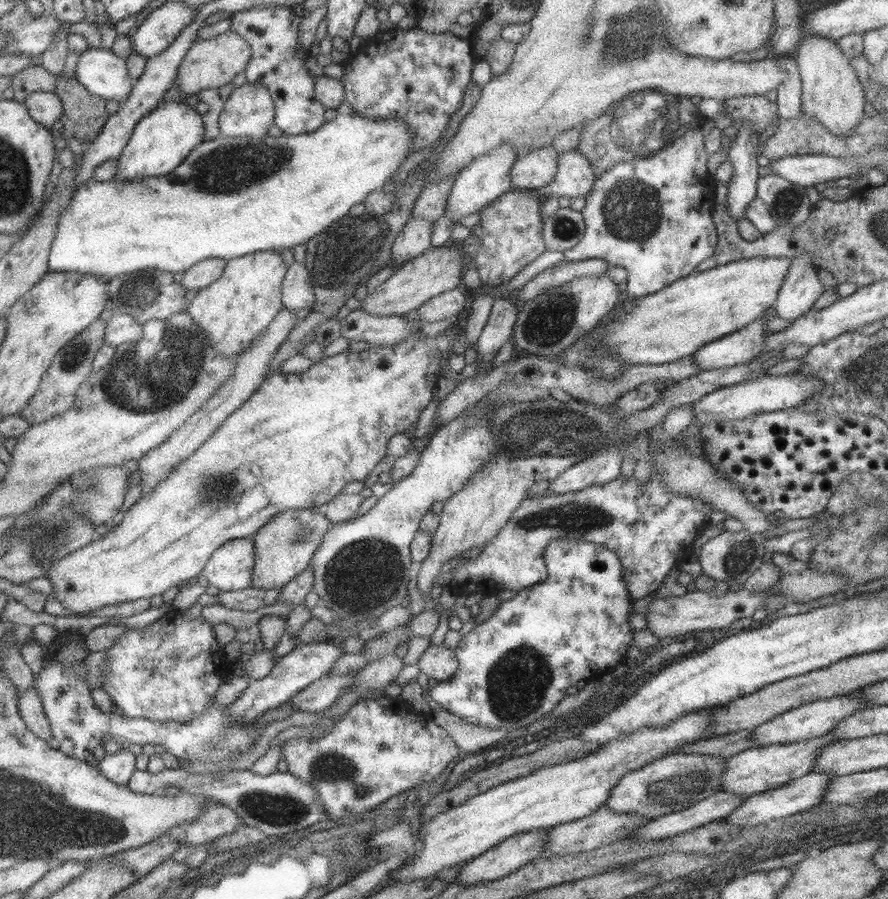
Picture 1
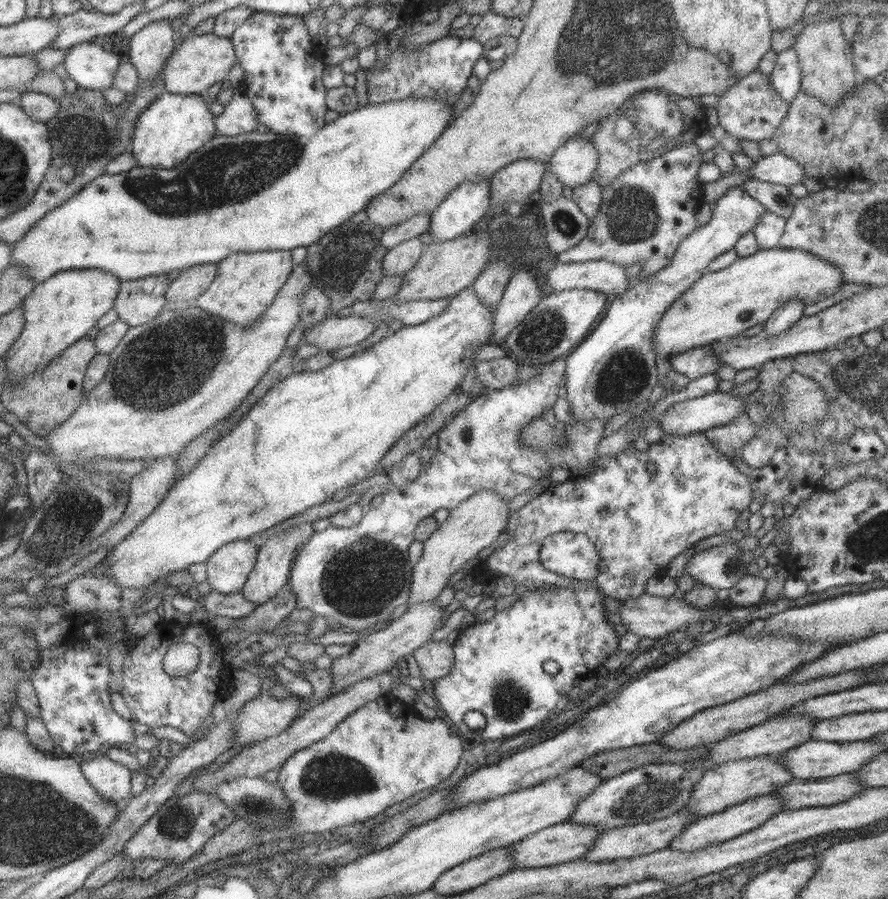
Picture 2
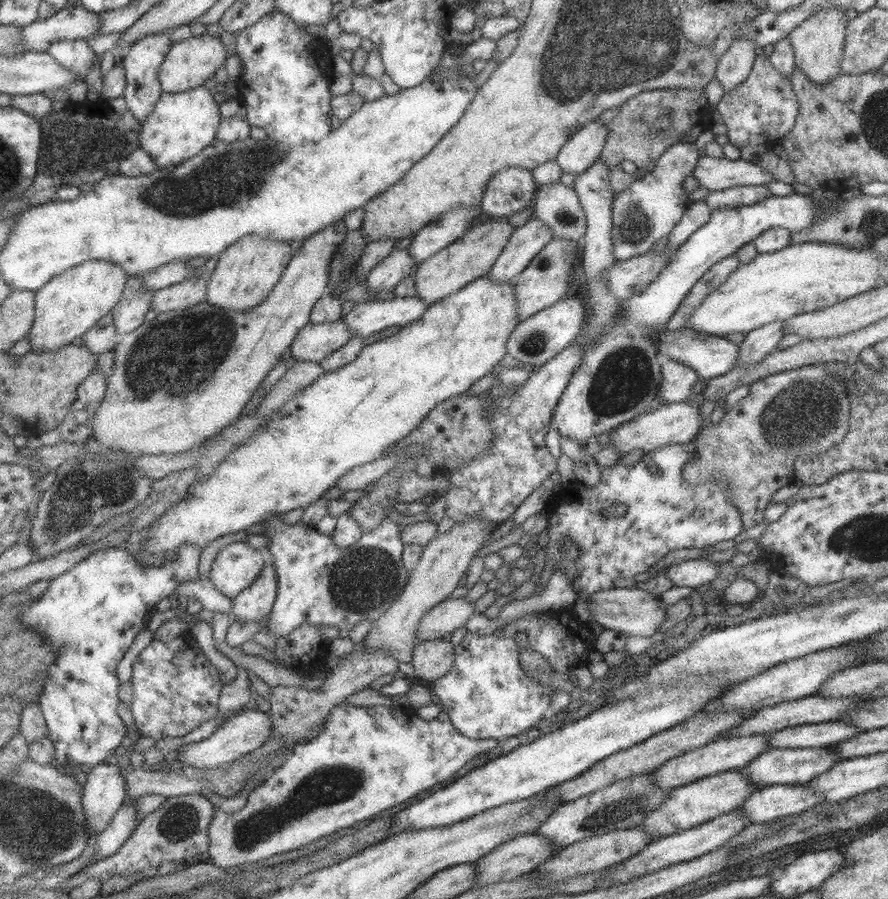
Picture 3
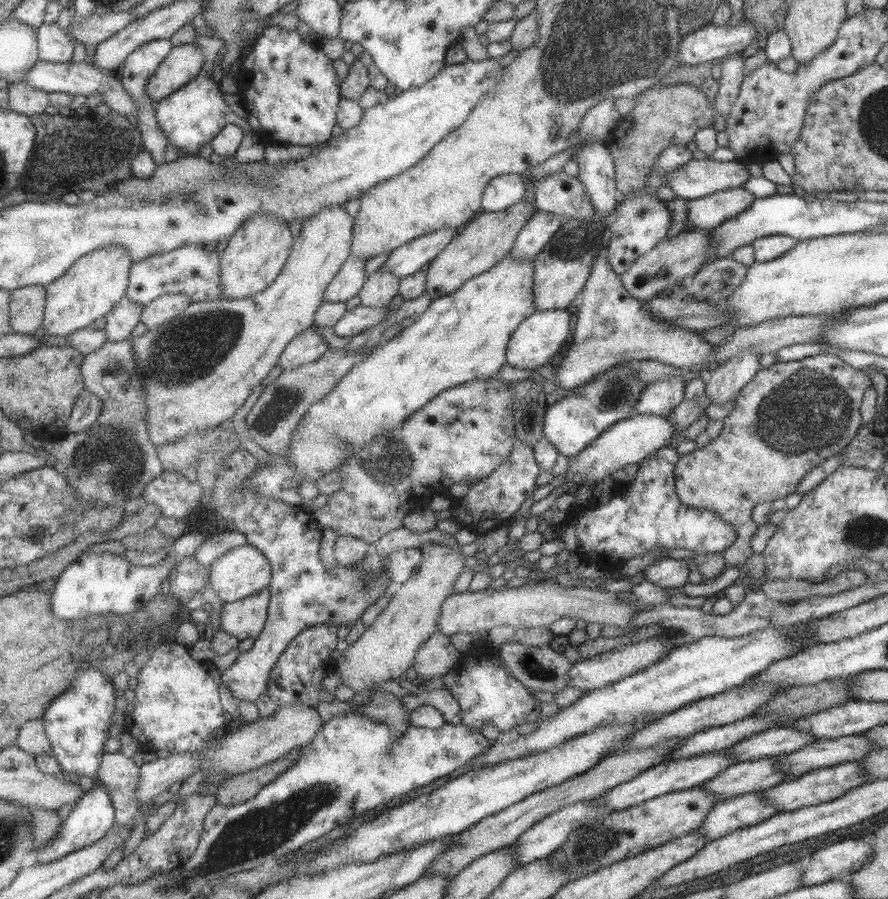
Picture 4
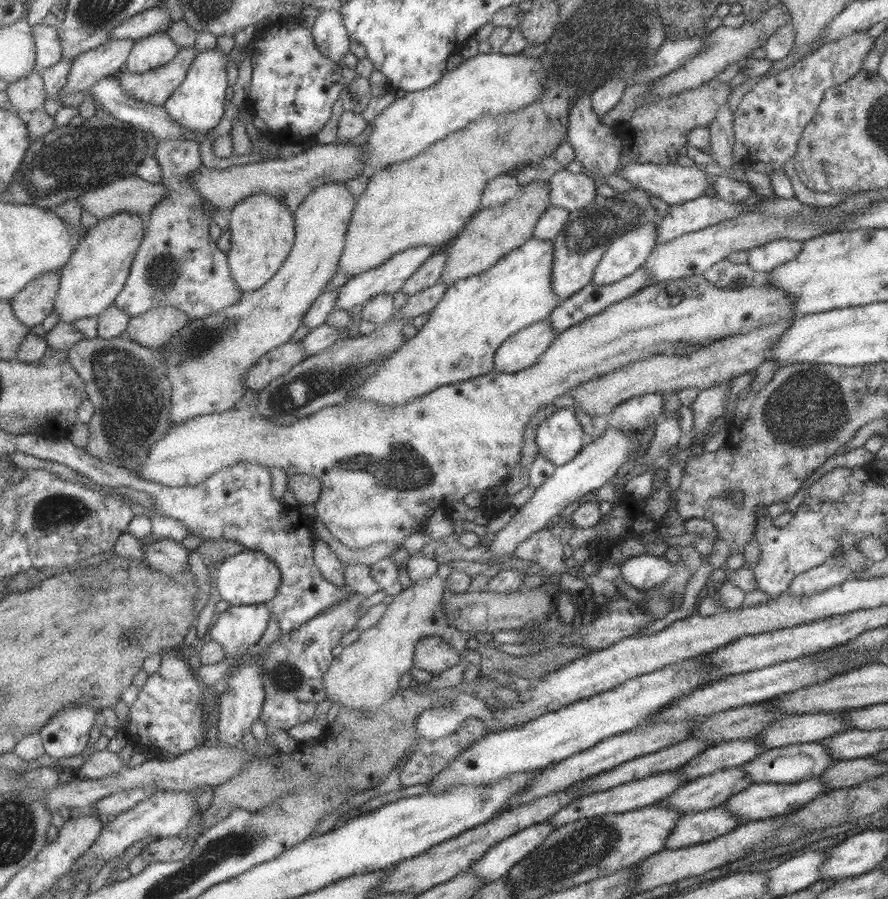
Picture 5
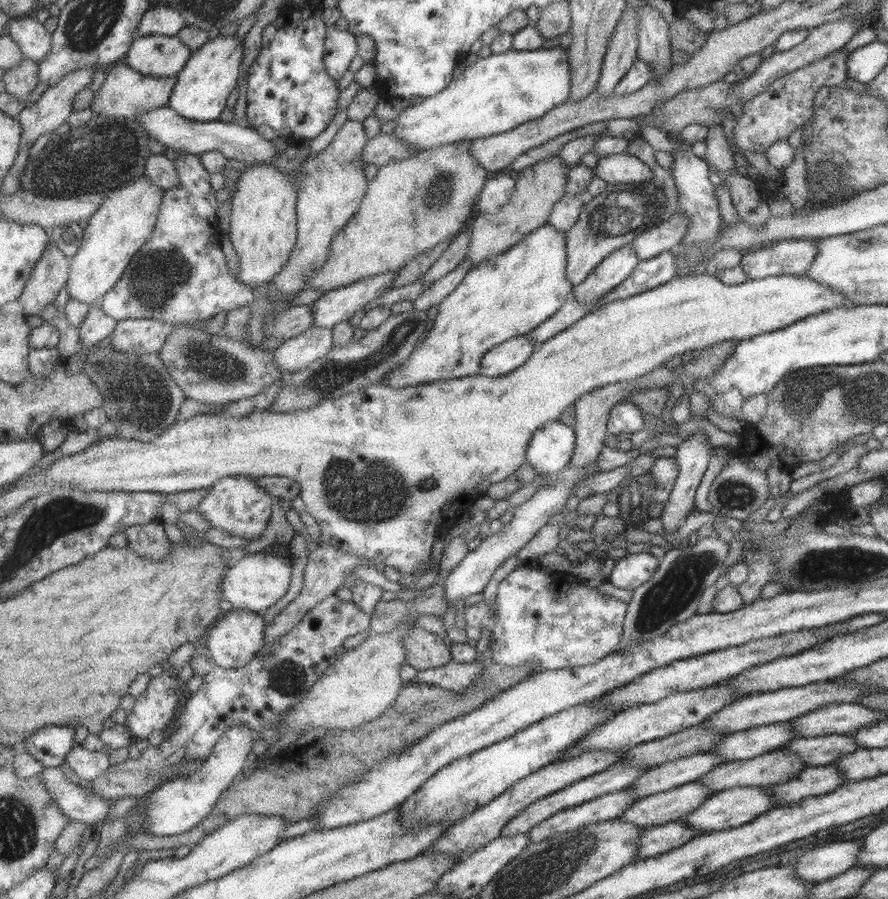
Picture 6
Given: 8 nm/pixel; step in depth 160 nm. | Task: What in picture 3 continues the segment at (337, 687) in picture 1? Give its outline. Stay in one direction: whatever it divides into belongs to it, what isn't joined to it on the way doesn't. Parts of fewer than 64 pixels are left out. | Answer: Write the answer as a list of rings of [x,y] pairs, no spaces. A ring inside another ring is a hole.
[[[252,705],[243,712],[233,715],[229,720],[222,722],[222,725],[212,733],[210,737],[196,743],[184,744],[179,748],[177,755],[178,764],[188,764],[196,770],[205,768],[218,768],[232,764],[235,760],[241,759],[245,754],[257,750],[263,746],[263,742],[270,736],[270,718]]]

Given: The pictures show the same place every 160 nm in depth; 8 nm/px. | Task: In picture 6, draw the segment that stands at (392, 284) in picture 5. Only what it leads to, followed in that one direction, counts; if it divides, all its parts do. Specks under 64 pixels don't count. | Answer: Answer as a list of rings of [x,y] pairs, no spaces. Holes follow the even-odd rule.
[[[397,272],[378,274],[324,292],[308,305],[312,314],[311,327],[332,329],[338,322],[350,319],[355,310],[389,290]]]

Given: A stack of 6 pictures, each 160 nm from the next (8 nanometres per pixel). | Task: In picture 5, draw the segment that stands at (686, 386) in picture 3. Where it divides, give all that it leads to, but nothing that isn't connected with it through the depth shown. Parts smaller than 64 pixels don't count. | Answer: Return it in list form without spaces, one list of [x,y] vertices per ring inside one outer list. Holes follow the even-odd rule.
[[[645,394],[628,398],[612,409],[607,420],[609,429],[619,431],[641,431],[654,421],[661,420],[663,395]]]

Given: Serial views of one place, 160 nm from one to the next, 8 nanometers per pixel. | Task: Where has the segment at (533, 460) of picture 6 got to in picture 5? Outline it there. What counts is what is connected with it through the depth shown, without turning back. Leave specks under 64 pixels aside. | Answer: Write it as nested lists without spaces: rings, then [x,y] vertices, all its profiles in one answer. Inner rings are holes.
[[[558,409],[537,426],[535,444],[538,454],[561,466],[569,462],[582,448],[583,432],[573,410]]]

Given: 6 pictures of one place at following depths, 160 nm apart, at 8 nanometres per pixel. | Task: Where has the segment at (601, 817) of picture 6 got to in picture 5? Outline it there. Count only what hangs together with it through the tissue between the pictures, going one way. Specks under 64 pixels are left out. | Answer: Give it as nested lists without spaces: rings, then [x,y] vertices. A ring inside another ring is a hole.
[[[676,768],[673,770],[666,770],[665,772],[658,772],[657,774],[650,774],[649,776],[644,776],[637,780],[631,780],[625,784],[618,784],[603,792],[594,792],[593,794],[582,797],[575,797],[563,808],[555,812],[553,816],[549,817],[548,822],[551,822],[551,827],[557,829],[574,820],[605,814],[621,814],[623,812],[637,810],[654,804],[659,799],[670,795],[676,788],[679,788],[679,786],[687,782],[689,782],[689,780],[684,780]]]

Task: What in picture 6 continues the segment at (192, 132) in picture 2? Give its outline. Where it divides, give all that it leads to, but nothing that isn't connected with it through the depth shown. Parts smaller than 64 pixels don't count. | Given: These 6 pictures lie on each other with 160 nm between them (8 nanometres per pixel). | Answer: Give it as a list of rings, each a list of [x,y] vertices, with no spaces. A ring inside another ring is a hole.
[[[219,35],[209,39],[199,50],[191,55],[186,67],[178,74],[178,81],[173,91],[169,107],[181,116],[194,121],[219,121],[221,112],[227,108],[231,92],[239,84],[243,62],[243,42],[239,36]]]

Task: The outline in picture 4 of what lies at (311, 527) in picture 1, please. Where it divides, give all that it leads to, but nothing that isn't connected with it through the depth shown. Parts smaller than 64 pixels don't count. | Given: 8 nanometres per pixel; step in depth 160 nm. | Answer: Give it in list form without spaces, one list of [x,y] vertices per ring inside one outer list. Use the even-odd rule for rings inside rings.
[[[268,587],[263,591],[248,596],[246,599],[233,603],[226,603],[221,609],[220,630],[223,630],[232,636],[245,640],[245,638],[256,639],[263,633],[266,627],[266,612],[269,610],[270,592]]]

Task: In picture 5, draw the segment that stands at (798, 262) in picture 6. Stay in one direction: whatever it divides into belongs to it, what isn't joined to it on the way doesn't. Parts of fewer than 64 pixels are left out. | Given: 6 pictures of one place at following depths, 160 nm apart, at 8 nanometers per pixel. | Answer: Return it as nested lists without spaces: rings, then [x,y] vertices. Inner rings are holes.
[[[789,238],[775,239],[746,250],[746,263],[758,278],[793,260],[798,256],[801,247],[802,242],[799,240]]]

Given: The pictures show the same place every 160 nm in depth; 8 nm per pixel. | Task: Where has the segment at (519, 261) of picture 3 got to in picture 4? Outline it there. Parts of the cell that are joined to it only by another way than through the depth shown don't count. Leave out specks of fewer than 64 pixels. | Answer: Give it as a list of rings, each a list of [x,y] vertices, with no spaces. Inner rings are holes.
[[[536,210],[519,231],[509,254],[518,259],[534,259],[560,228],[561,222],[559,215]]]

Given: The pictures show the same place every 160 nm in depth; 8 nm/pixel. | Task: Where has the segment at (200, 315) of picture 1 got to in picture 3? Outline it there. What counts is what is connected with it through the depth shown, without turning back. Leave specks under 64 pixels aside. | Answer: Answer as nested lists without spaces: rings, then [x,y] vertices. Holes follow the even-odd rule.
[[[259,235],[244,236],[220,254],[220,261],[209,283],[207,301],[223,308],[241,309],[245,312],[256,307],[282,278],[290,258],[291,248],[287,241]]]

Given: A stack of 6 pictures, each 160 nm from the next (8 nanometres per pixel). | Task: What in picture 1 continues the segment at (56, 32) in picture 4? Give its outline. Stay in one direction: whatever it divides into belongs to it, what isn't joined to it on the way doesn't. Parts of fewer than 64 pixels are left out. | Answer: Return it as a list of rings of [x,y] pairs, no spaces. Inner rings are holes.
[[[99,46],[81,53],[76,77],[89,92],[119,104],[128,101],[135,84],[130,77],[128,59],[119,56],[112,48]]]

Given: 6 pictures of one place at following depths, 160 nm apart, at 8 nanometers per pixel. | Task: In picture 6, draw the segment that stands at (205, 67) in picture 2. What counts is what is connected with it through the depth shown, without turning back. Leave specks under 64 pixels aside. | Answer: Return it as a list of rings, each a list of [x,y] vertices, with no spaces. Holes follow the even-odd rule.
[[[118,62],[108,68],[107,80],[94,95],[92,111],[94,116],[104,114],[115,118],[135,119],[140,114],[168,106],[177,81],[178,76],[144,75],[131,68],[127,62]]]

